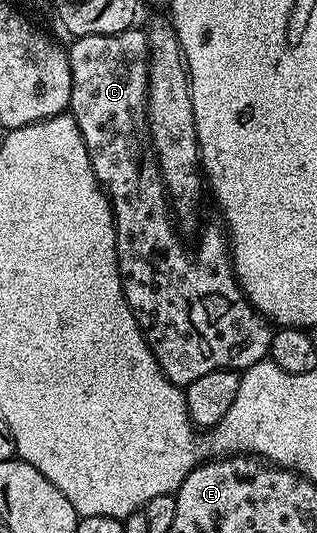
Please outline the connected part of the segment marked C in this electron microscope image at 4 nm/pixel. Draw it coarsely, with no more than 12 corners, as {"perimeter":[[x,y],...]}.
{"perimeter":[[147,32],[77,37],[68,109],[120,288],[185,387],[269,356],[225,230],[187,253],[144,161]]}

